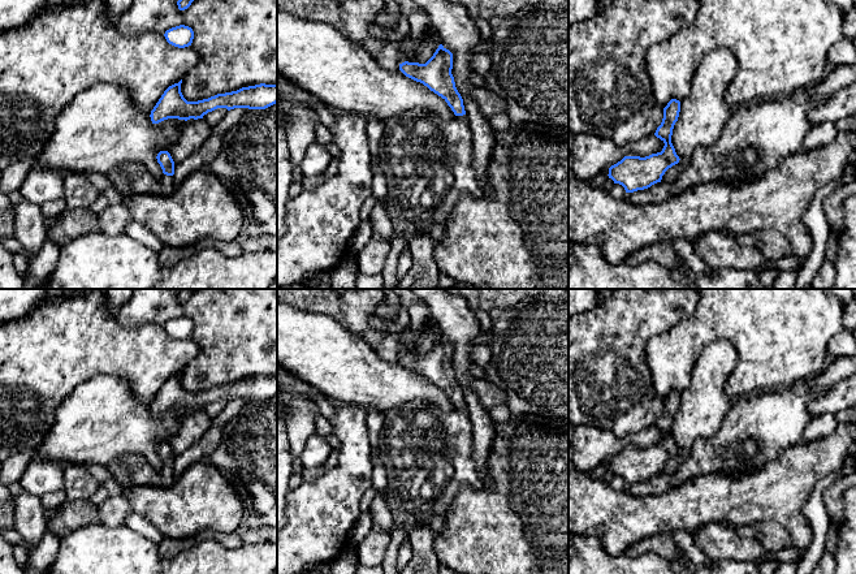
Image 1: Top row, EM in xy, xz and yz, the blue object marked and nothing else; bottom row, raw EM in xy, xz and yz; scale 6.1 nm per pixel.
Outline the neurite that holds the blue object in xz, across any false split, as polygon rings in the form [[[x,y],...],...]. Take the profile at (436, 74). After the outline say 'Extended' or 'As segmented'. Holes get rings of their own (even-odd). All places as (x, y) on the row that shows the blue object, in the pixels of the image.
[[[442,44],[425,64],[408,61],[399,64],[399,70],[406,77],[423,83],[441,96],[457,116],[455,118],[442,120],[424,108],[414,108],[384,121],[377,155],[388,185],[385,202],[394,232],[403,236],[407,242],[415,236],[428,234],[436,224],[445,226],[462,195],[479,198],[484,194],[471,165],[471,130],[451,69],[453,53]]]. Extended

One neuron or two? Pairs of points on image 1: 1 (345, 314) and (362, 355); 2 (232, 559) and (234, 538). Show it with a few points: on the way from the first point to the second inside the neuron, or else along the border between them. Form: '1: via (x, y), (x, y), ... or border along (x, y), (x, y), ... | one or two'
1: border along (328, 315), (358, 335), (374, 349) | two
2: border along (203, 540), (227, 547), (242, 543) | two

